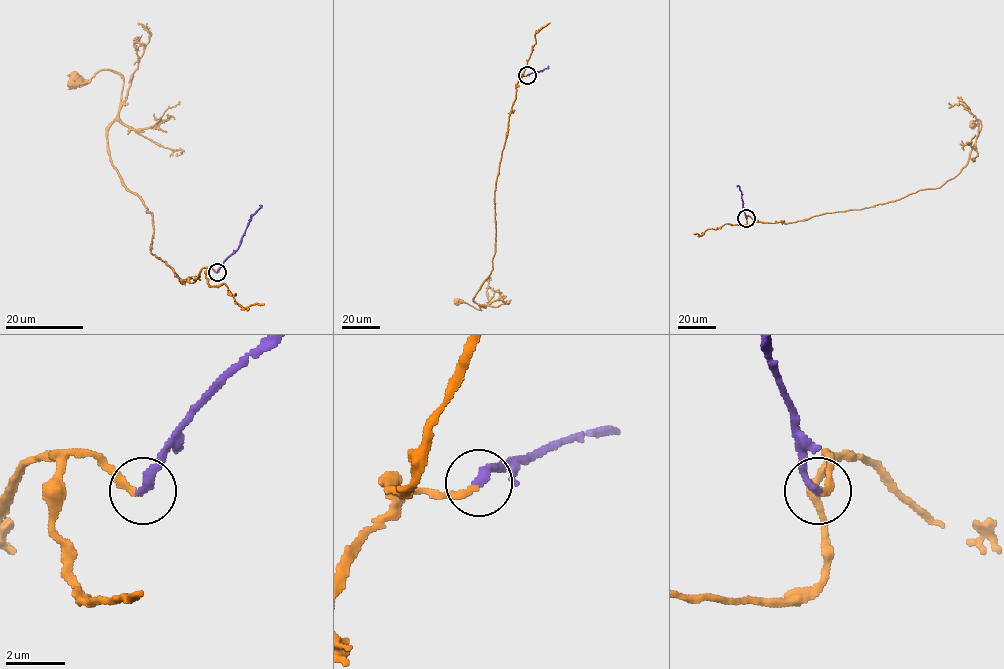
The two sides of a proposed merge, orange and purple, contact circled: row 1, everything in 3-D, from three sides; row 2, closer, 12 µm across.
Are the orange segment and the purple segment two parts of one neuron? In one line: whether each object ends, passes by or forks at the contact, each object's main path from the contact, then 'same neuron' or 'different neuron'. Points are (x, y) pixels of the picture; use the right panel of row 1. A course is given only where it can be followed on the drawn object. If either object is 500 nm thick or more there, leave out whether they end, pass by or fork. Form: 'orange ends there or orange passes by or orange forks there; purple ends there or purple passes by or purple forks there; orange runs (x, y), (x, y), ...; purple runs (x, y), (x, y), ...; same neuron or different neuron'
orange ends there; purple ends there; orange runs (746, 218), (792, 223), (940, 187), (967, 163), (978, 131), (975, 117), (962, 105), (949, 102); purple runs (746, 218), (741, 191), (737, 185); same neuron

